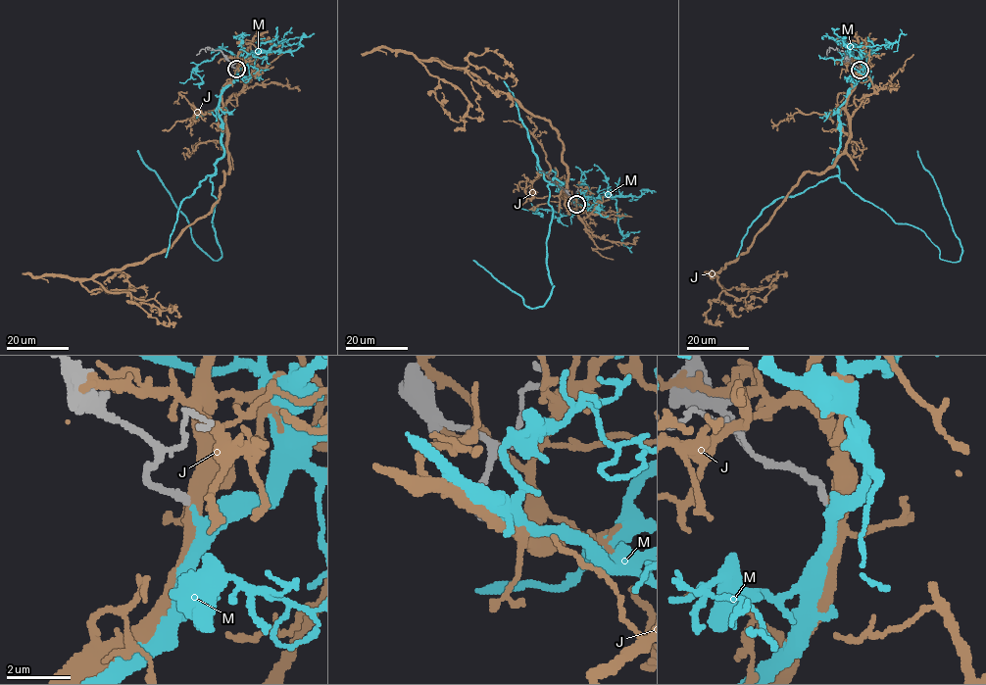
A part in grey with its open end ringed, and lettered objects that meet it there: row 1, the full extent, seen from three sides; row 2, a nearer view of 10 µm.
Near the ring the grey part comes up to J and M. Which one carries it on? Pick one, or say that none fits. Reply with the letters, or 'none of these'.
M

